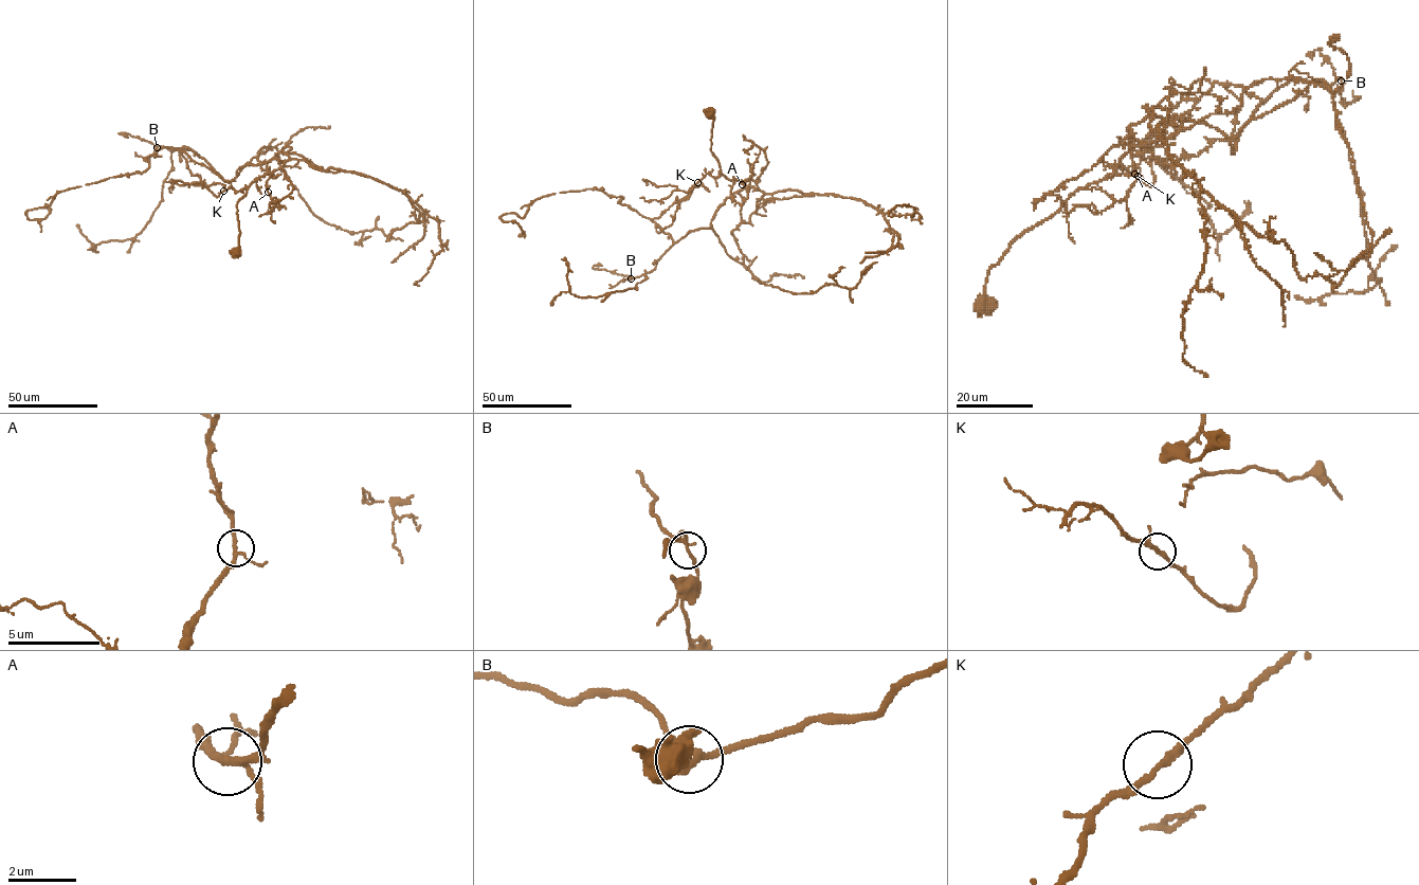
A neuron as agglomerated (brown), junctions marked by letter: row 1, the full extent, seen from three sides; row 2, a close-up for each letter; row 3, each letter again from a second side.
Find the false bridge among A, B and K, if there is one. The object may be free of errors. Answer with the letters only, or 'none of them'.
none of them

